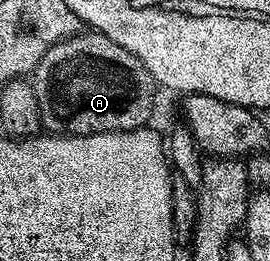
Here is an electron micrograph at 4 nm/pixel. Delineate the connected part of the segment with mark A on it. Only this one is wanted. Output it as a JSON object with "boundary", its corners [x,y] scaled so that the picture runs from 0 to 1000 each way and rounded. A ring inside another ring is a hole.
{"boundary":[[[296,119],[181,180],[152,241],[137,241],[122,322],[174,510],[296,525],[493,502],[533,490],[574,418],[581,330],[537,241],[493,195],[463,195],[419,149],[348,119]]]}

